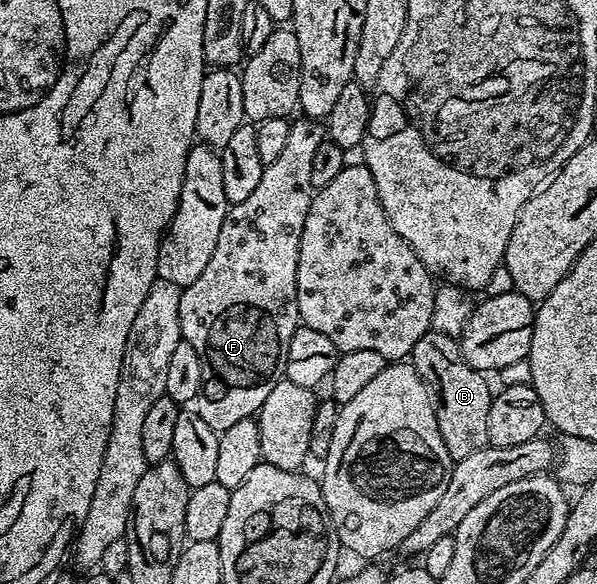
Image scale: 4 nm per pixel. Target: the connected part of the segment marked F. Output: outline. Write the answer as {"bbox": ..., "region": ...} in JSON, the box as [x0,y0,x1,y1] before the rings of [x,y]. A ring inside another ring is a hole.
{"bbox":[179,117,327,433],"region":[[[297,117],[289,124],[287,142],[279,152],[279,157],[275,161],[265,164],[263,177],[259,177],[259,186],[247,201],[239,201],[232,204],[223,221],[223,229],[219,229],[219,242],[215,245],[215,253],[211,253],[211,261],[207,261],[207,269],[199,273],[196,281],[191,281],[191,285],[181,292],[179,301],[179,325],[181,326],[181,337],[184,342],[199,353],[201,362],[201,392],[197,394],[195,400],[195,410],[211,429],[219,433],[231,429],[231,425],[236,425],[244,419],[252,419],[260,411],[263,401],[267,401],[271,389],[275,389],[278,381],[285,378],[285,362],[287,361],[287,349],[291,345],[291,337],[297,332],[299,326],[299,316],[297,314],[297,266],[299,265],[299,241],[303,237],[303,221],[307,221],[307,213],[311,209],[315,189],[311,185],[311,165],[313,164],[315,149],[327,138],[327,131],[318,120]]]}

